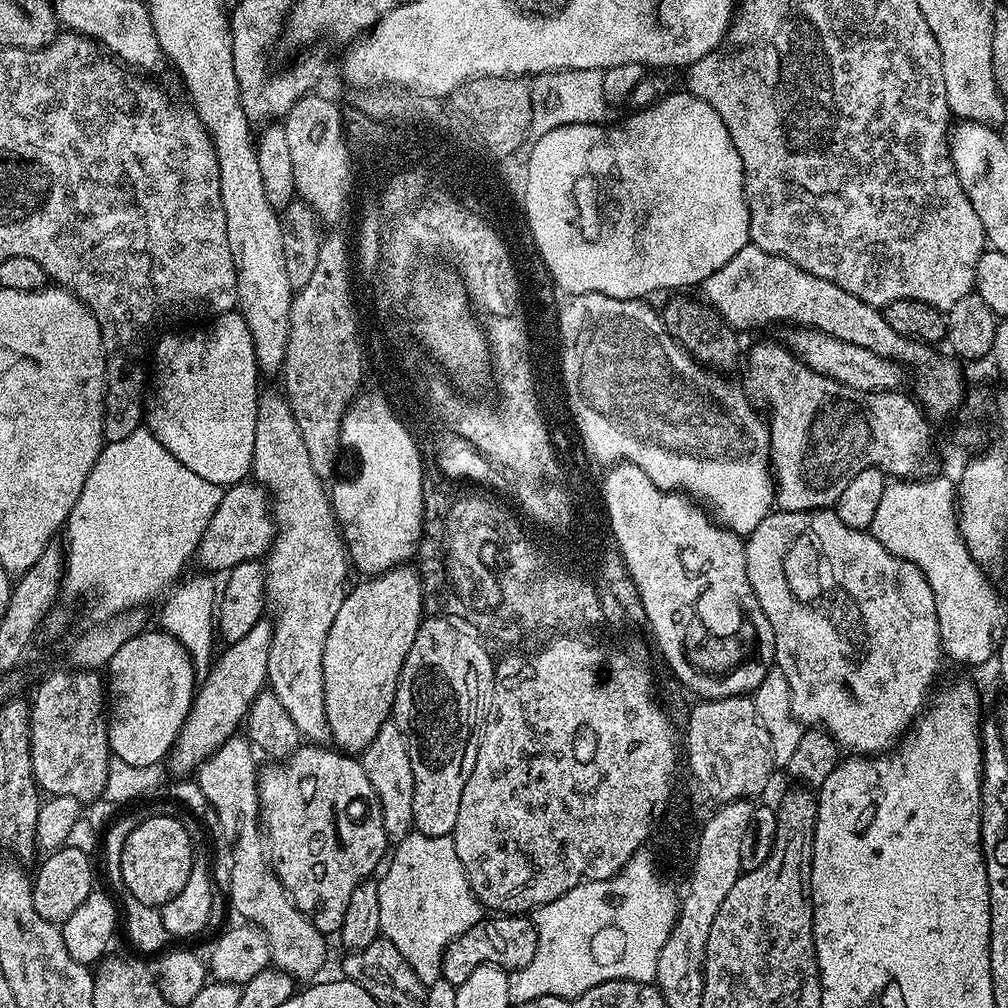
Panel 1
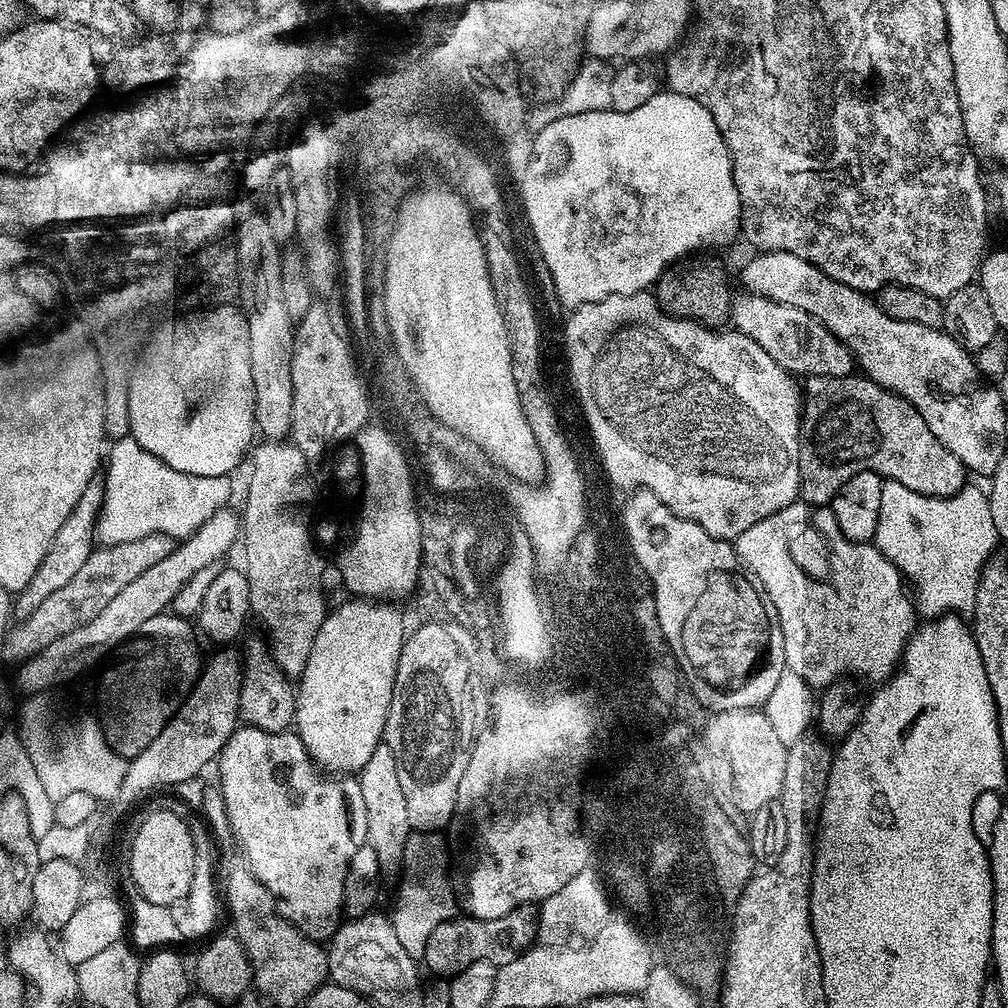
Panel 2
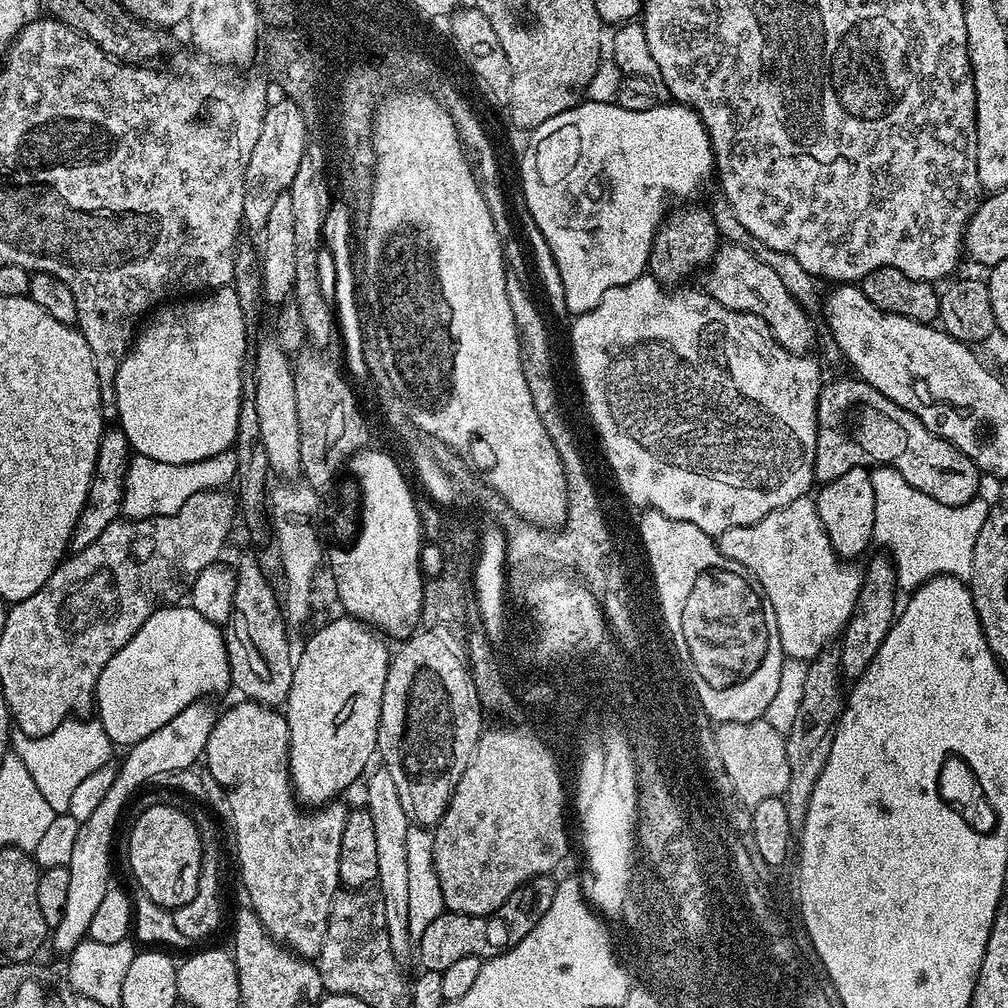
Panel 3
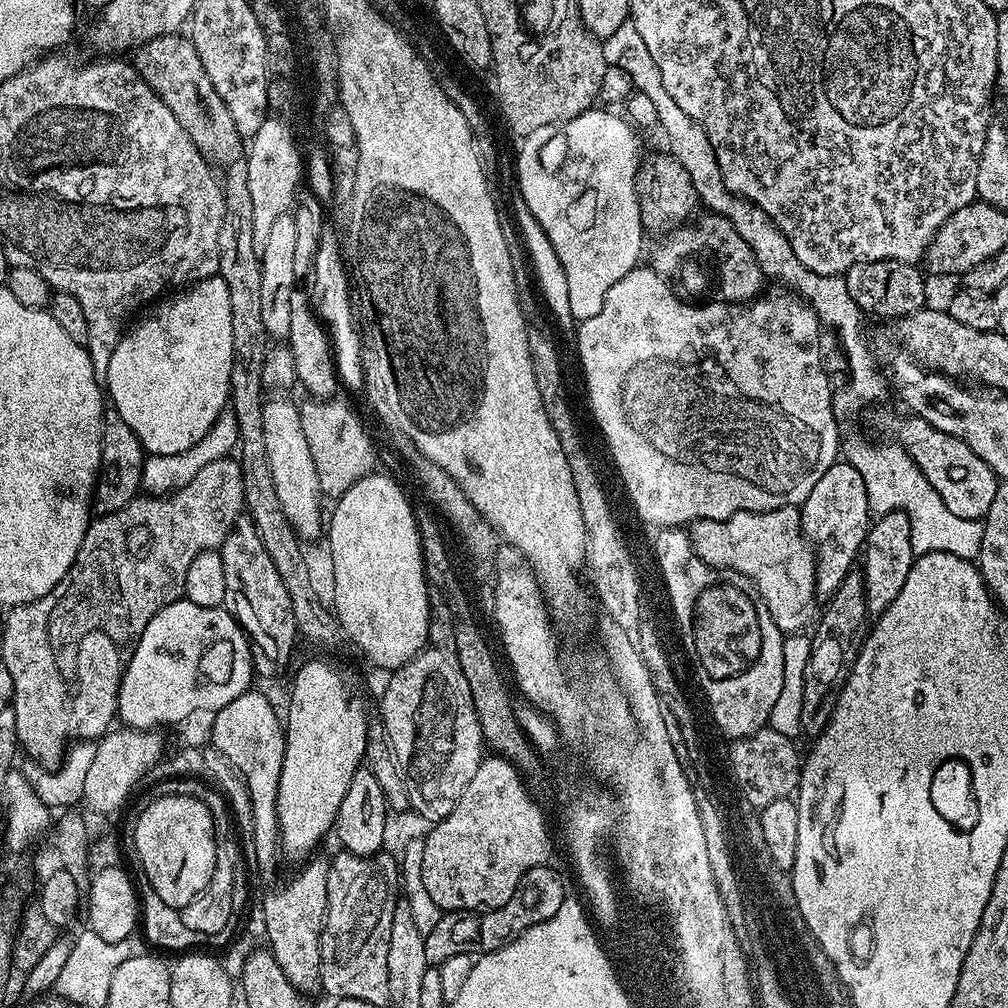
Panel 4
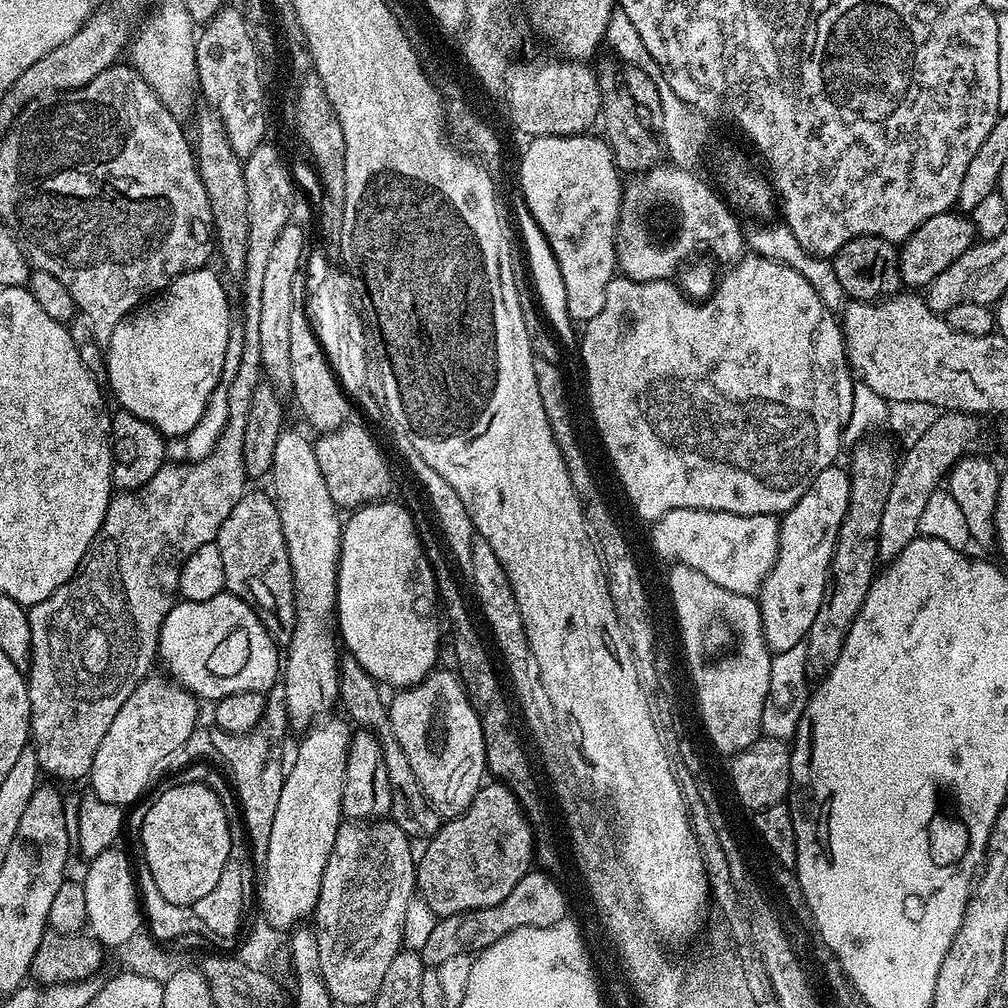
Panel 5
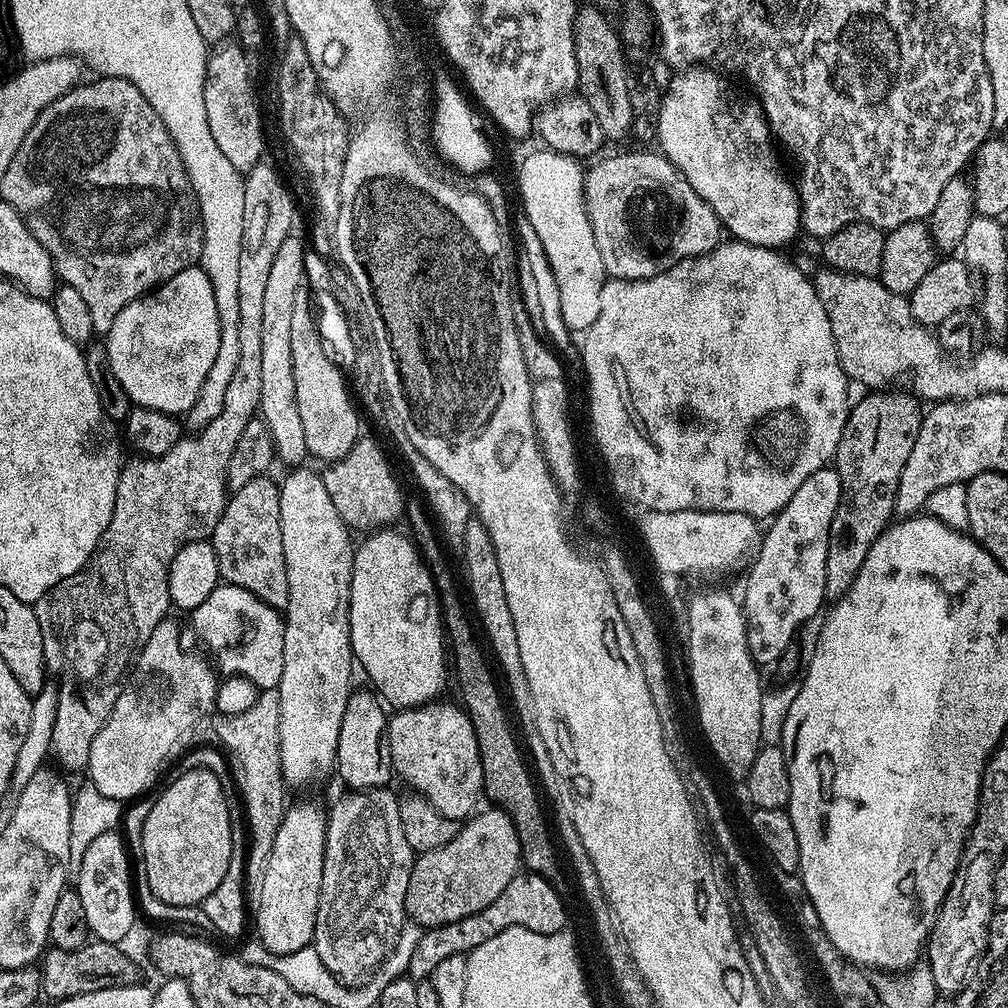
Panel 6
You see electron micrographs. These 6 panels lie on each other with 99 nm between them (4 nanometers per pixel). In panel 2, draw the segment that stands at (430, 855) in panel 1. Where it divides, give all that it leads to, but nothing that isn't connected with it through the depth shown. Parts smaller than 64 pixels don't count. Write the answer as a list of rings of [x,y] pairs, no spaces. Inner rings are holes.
[[[417,831],[408,839],[402,875],[399,877],[400,889],[396,892],[396,901],[392,904],[390,919],[394,926],[394,934],[398,934],[398,942],[406,949],[406,954],[417,958],[423,957],[426,950],[426,938],[434,934],[434,926],[438,926],[444,920],[449,919],[448,900],[444,897],[444,880],[440,876],[432,876],[428,884],[420,881],[416,871],[420,868],[420,855],[427,848],[436,848],[440,844],[441,837],[435,832]]]

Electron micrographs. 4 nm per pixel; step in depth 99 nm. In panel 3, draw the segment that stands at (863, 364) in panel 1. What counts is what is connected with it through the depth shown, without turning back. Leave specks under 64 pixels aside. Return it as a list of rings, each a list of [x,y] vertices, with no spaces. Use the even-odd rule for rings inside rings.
[[[725,243],[719,249],[718,256],[724,259],[724,292],[715,293],[716,301],[735,312],[745,312],[766,322],[773,338],[788,352],[808,354],[813,350],[812,343],[816,340],[816,328],[812,325],[813,318],[783,286],[780,277],[774,274],[770,266],[763,263],[761,257],[740,244]]]

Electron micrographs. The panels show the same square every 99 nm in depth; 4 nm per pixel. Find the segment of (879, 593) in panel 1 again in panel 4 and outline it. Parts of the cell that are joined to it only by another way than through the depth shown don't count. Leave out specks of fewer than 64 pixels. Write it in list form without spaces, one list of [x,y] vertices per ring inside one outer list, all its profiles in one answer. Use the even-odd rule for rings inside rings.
[[[799,507],[775,508],[769,512],[736,512],[725,520],[694,520],[690,525],[690,539],[692,541],[692,549],[702,558],[702,562],[706,562],[712,568],[729,568],[731,572],[736,572],[748,581],[758,599],[770,610],[770,614],[774,618],[774,622],[780,632],[785,634],[800,634],[813,623],[814,617],[818,612],[818,604],[816,608],[816,600],[818,601],[818,593],[816,591],[816,554],[812,545],[808,543],[808,540],[800,530]]]

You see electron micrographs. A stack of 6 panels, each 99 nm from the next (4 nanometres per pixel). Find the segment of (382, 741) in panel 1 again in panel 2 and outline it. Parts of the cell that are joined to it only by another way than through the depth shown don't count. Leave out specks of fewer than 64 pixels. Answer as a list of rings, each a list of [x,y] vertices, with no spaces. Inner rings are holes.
[[[383,742],[370,754],[366,766],[358,773],[362,786],[362,798],[366,802],[366,826],[368,827],[367,847],[374,850],[378,866],[385,877],[395,877],[403,869],[408,839],[414,834],[410,813],[406,810],[406,798],[398,782],[398,762],[394,762],[394,750]]]

